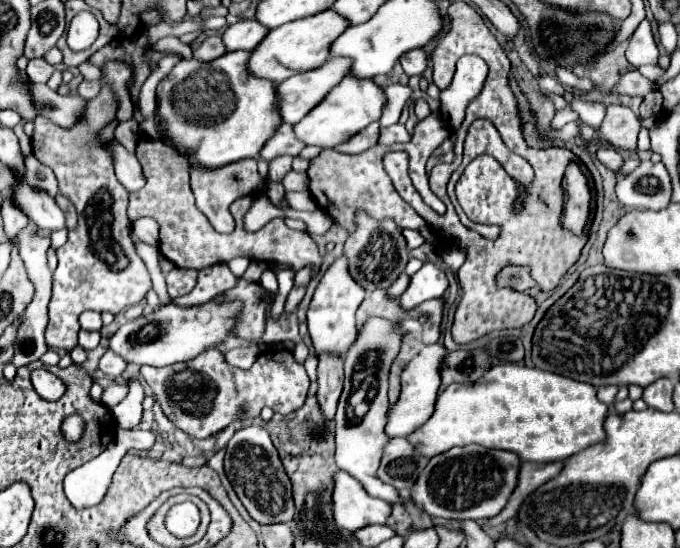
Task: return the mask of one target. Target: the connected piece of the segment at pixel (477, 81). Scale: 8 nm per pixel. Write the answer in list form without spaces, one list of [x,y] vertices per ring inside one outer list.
[[[476,55],[460,57],[456,63],[456,73],[448,89],[440,91],[440,109],[446,125],[454,131],[464,119],[466,105],[480,93],[482,83],[488,75],[486,63]]]

